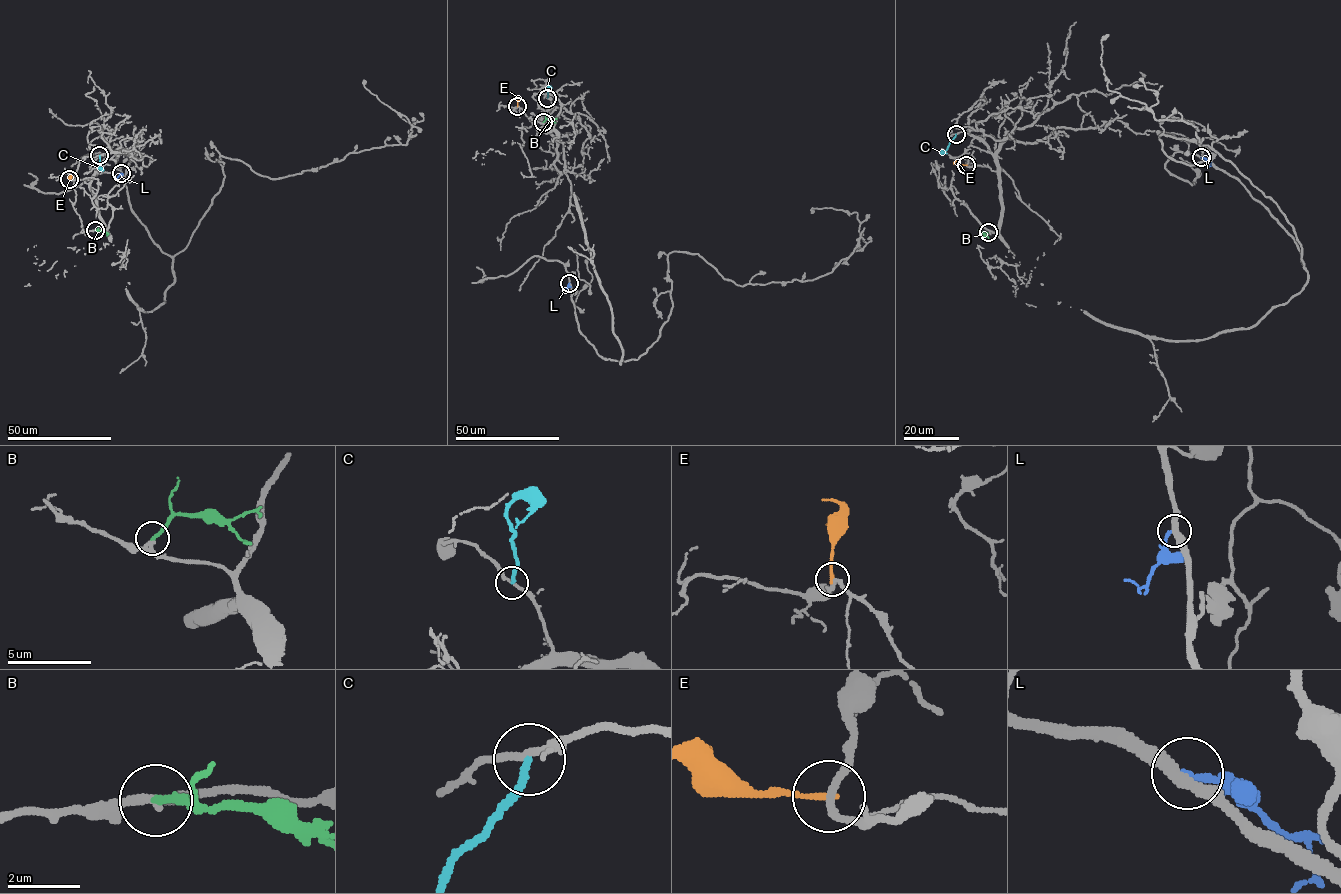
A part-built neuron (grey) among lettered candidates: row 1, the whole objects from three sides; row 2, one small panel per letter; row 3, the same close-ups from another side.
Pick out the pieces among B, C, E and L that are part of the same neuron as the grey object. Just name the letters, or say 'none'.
B

